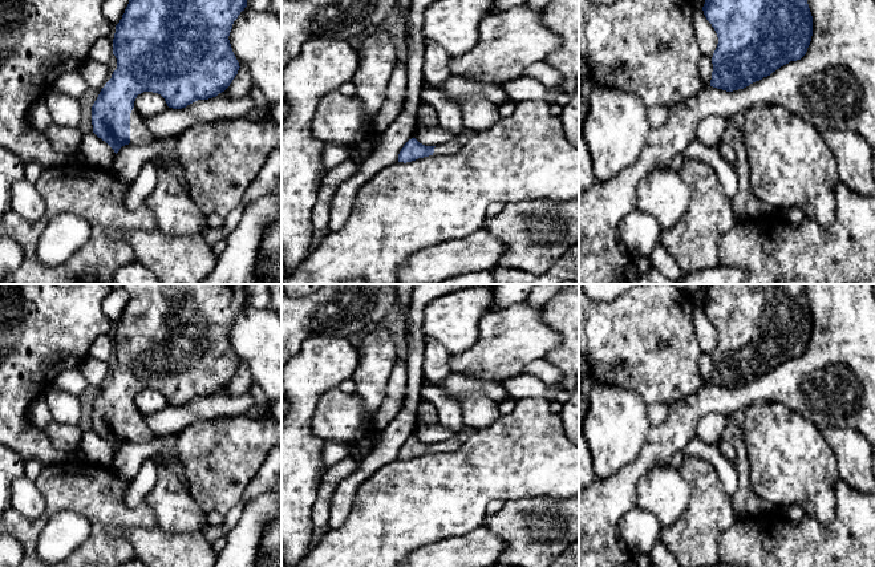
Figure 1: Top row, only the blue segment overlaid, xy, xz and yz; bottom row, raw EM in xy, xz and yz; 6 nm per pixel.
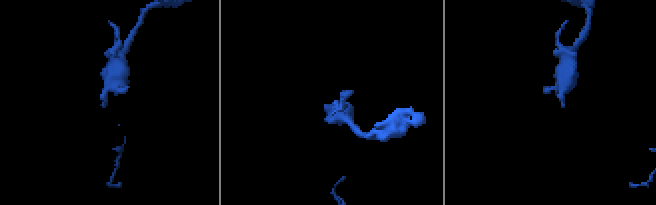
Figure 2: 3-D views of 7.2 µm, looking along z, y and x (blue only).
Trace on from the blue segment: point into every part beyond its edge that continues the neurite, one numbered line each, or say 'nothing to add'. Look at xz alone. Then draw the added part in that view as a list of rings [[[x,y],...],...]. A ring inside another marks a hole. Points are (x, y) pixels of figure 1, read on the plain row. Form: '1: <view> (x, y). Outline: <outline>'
1: xz (452, 444). Outline: [[[459,436],[450,437],[434,445],[433,453],[455,451],[462,445]]]

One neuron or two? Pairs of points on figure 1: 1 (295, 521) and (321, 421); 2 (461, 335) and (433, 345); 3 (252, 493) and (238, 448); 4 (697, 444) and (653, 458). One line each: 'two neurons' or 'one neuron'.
1: two neurons
2: two neurons
3: two neurons
4: two neurons

